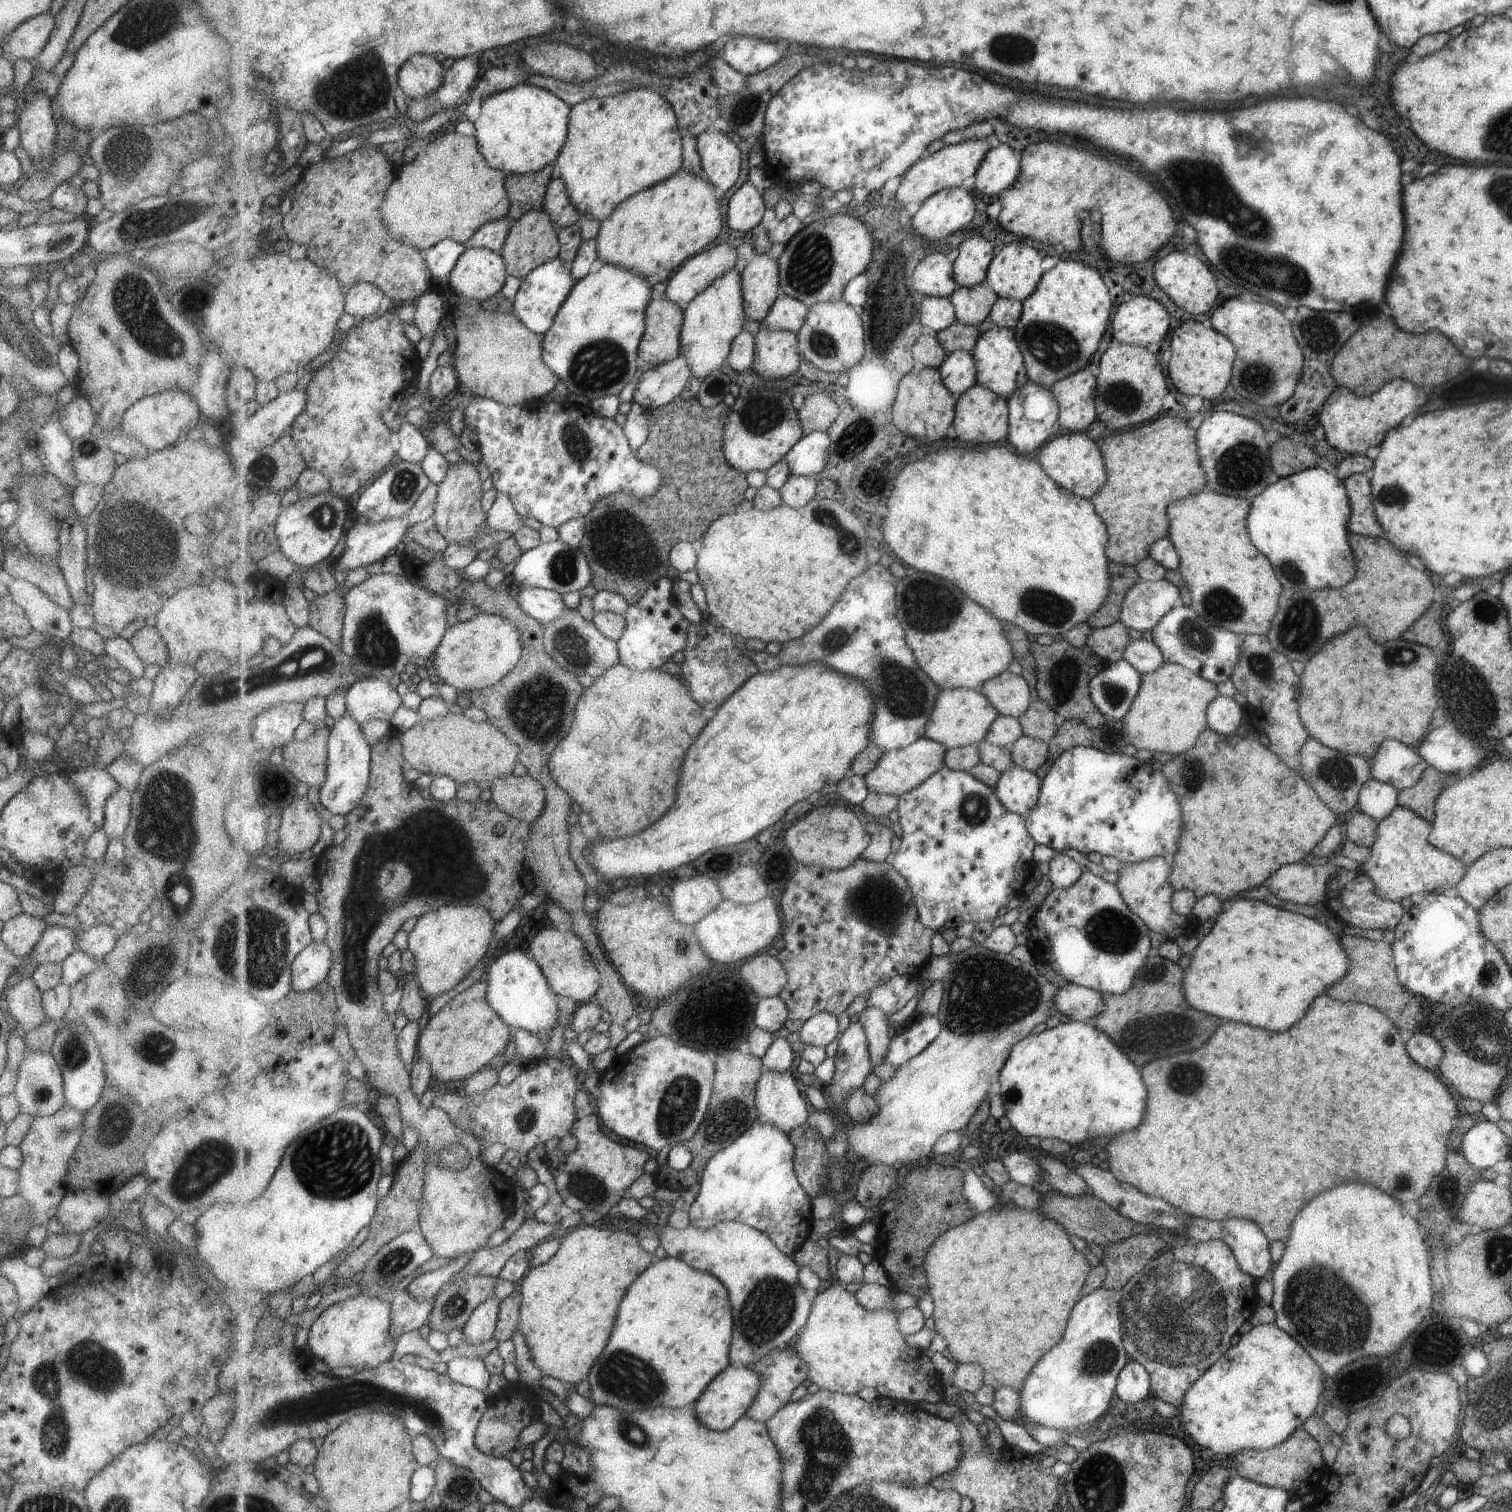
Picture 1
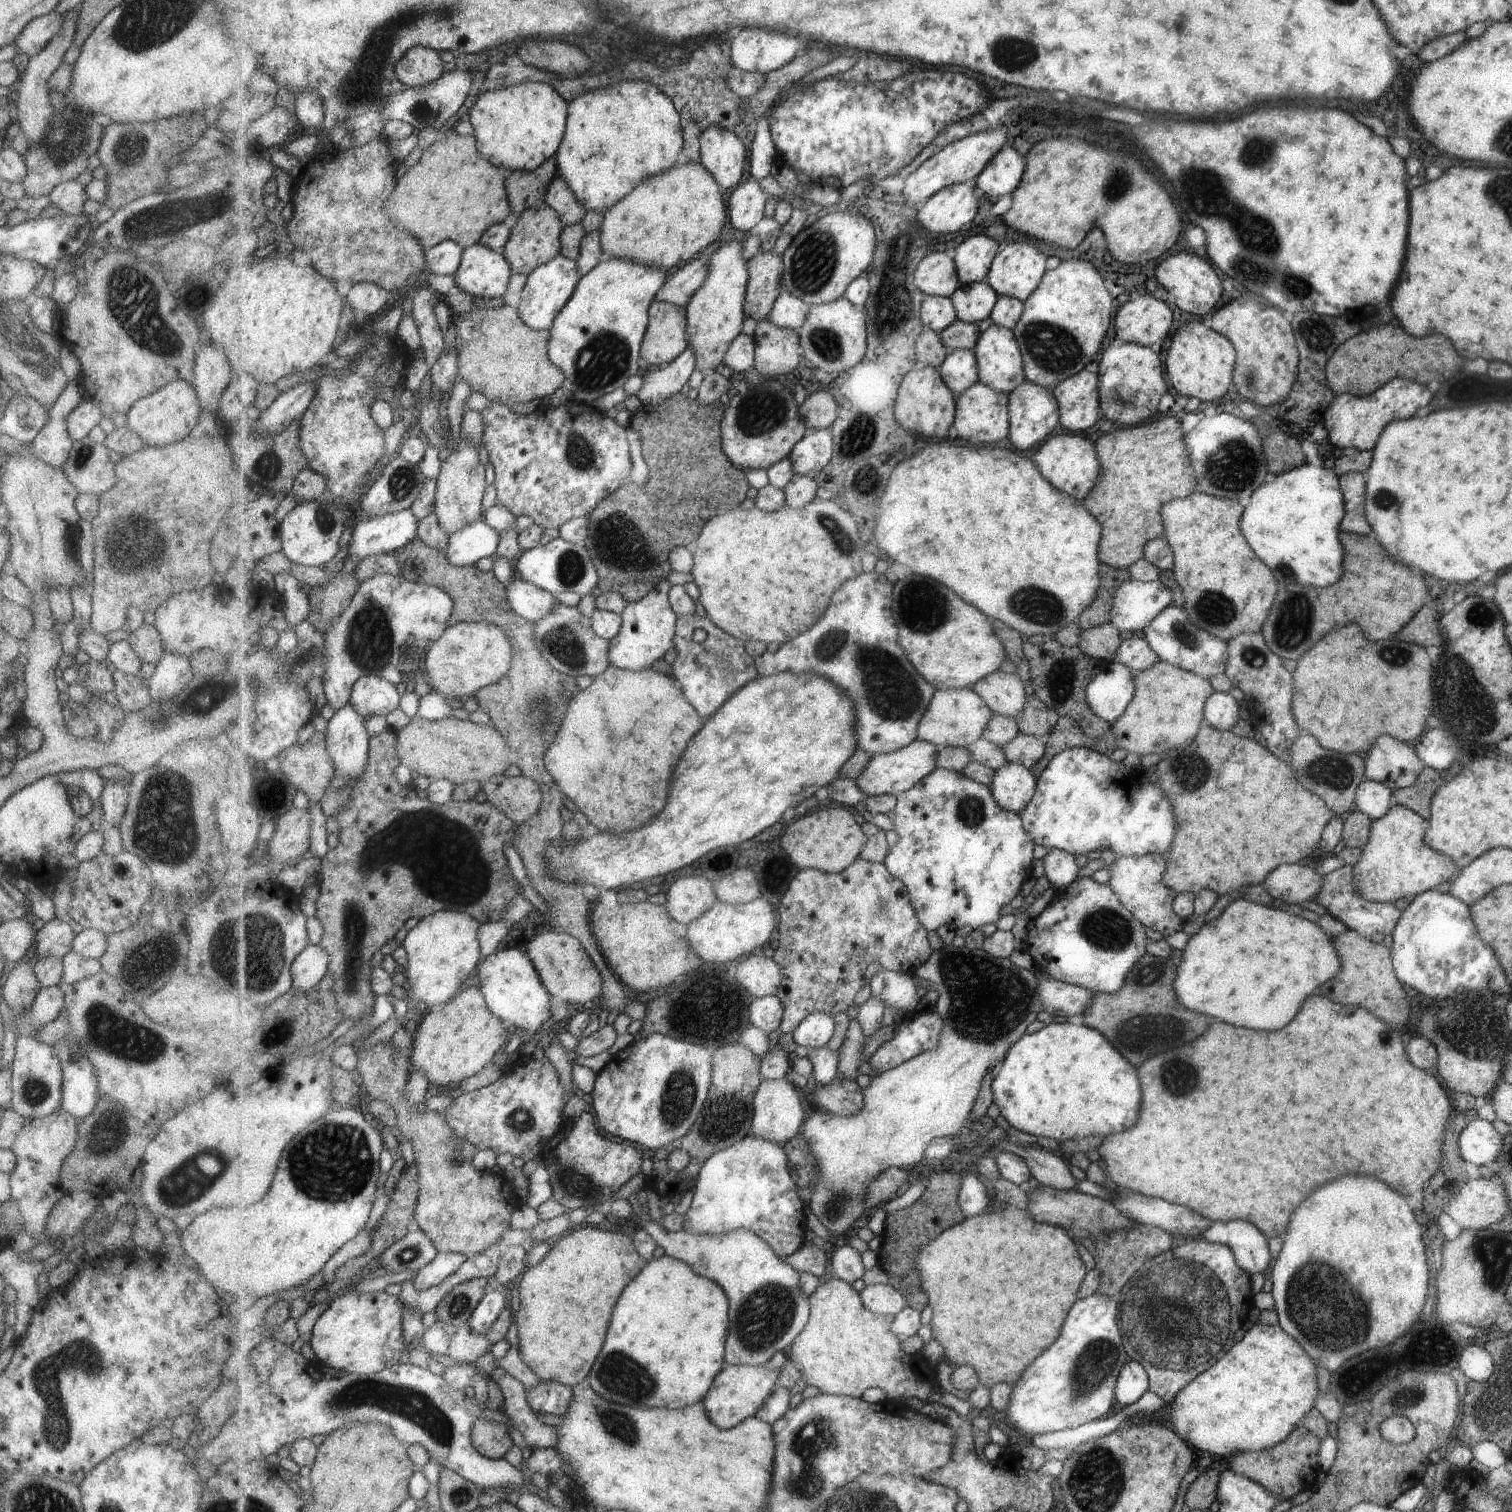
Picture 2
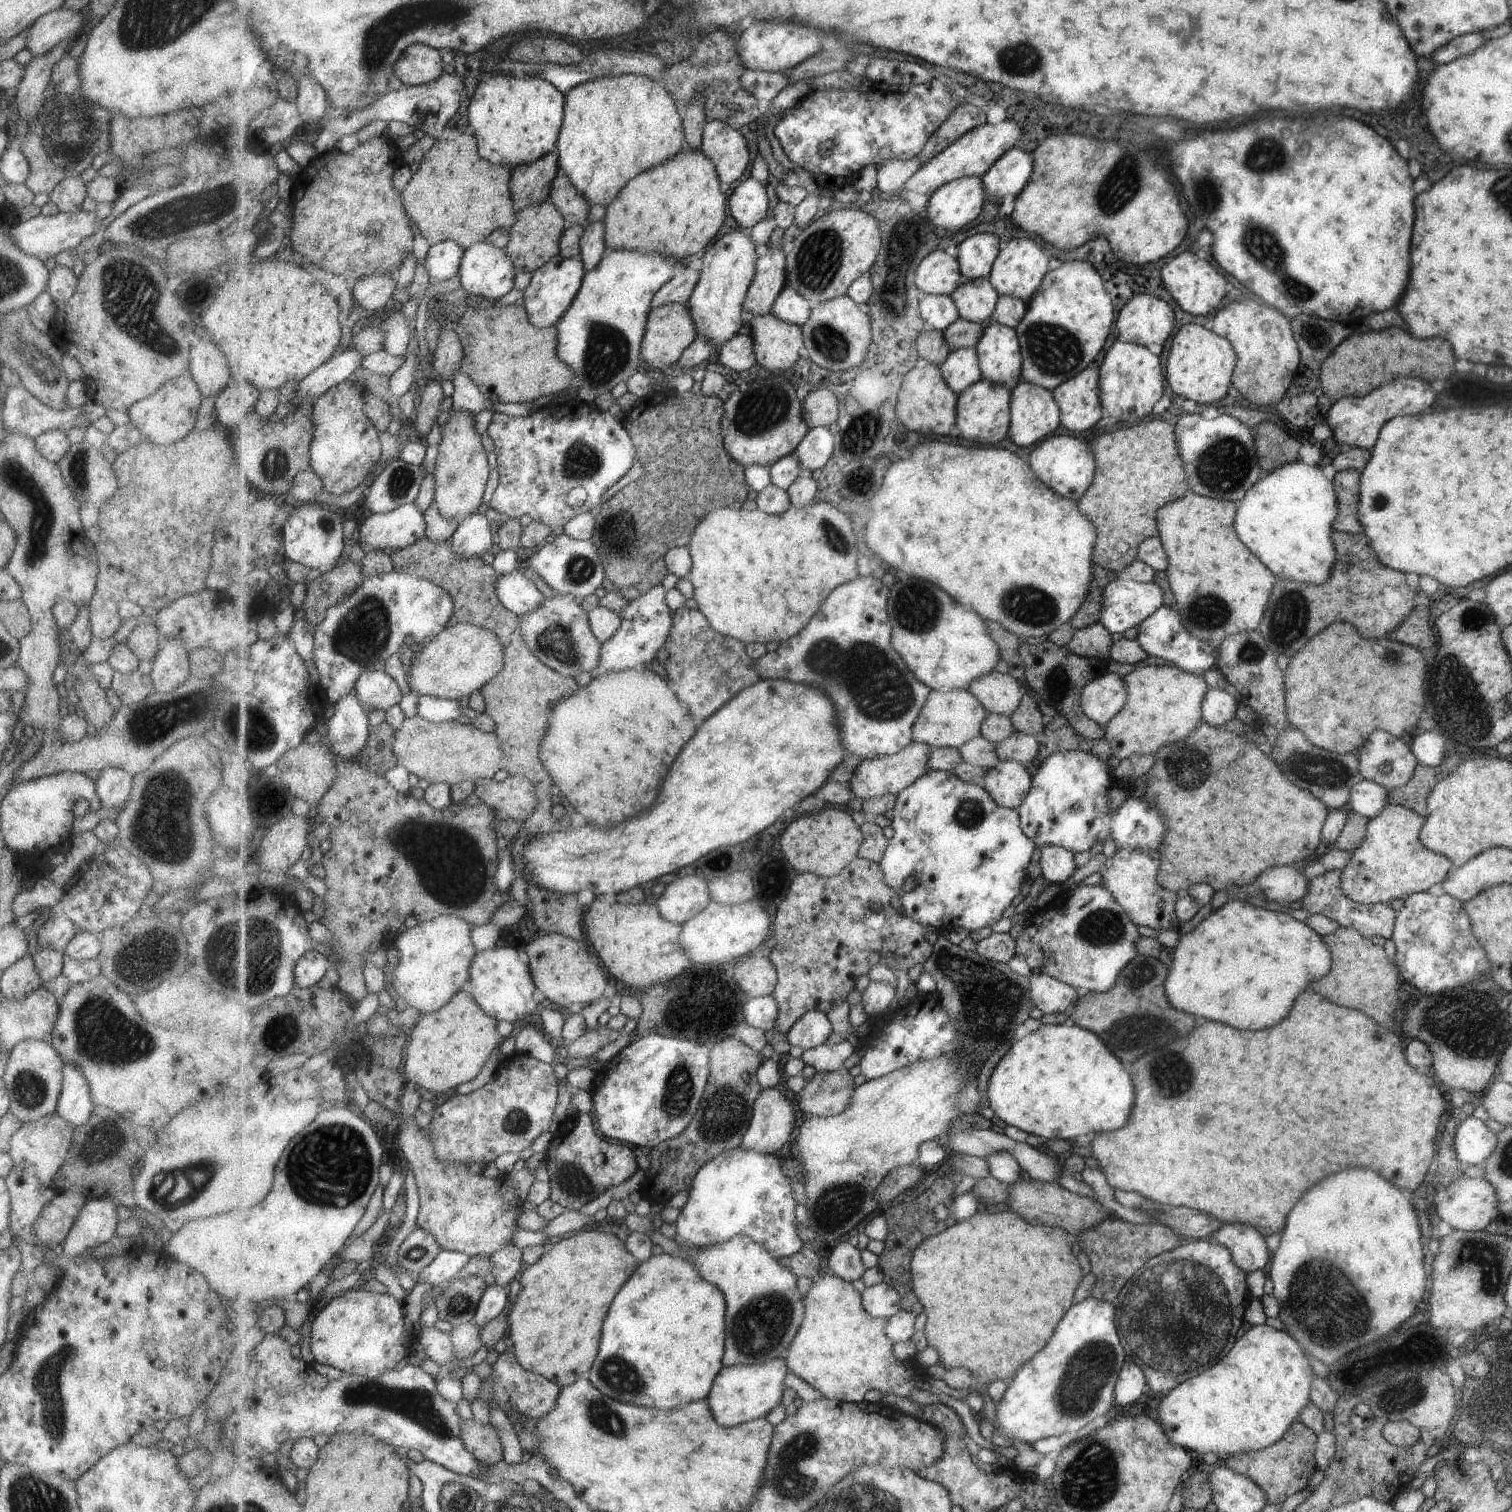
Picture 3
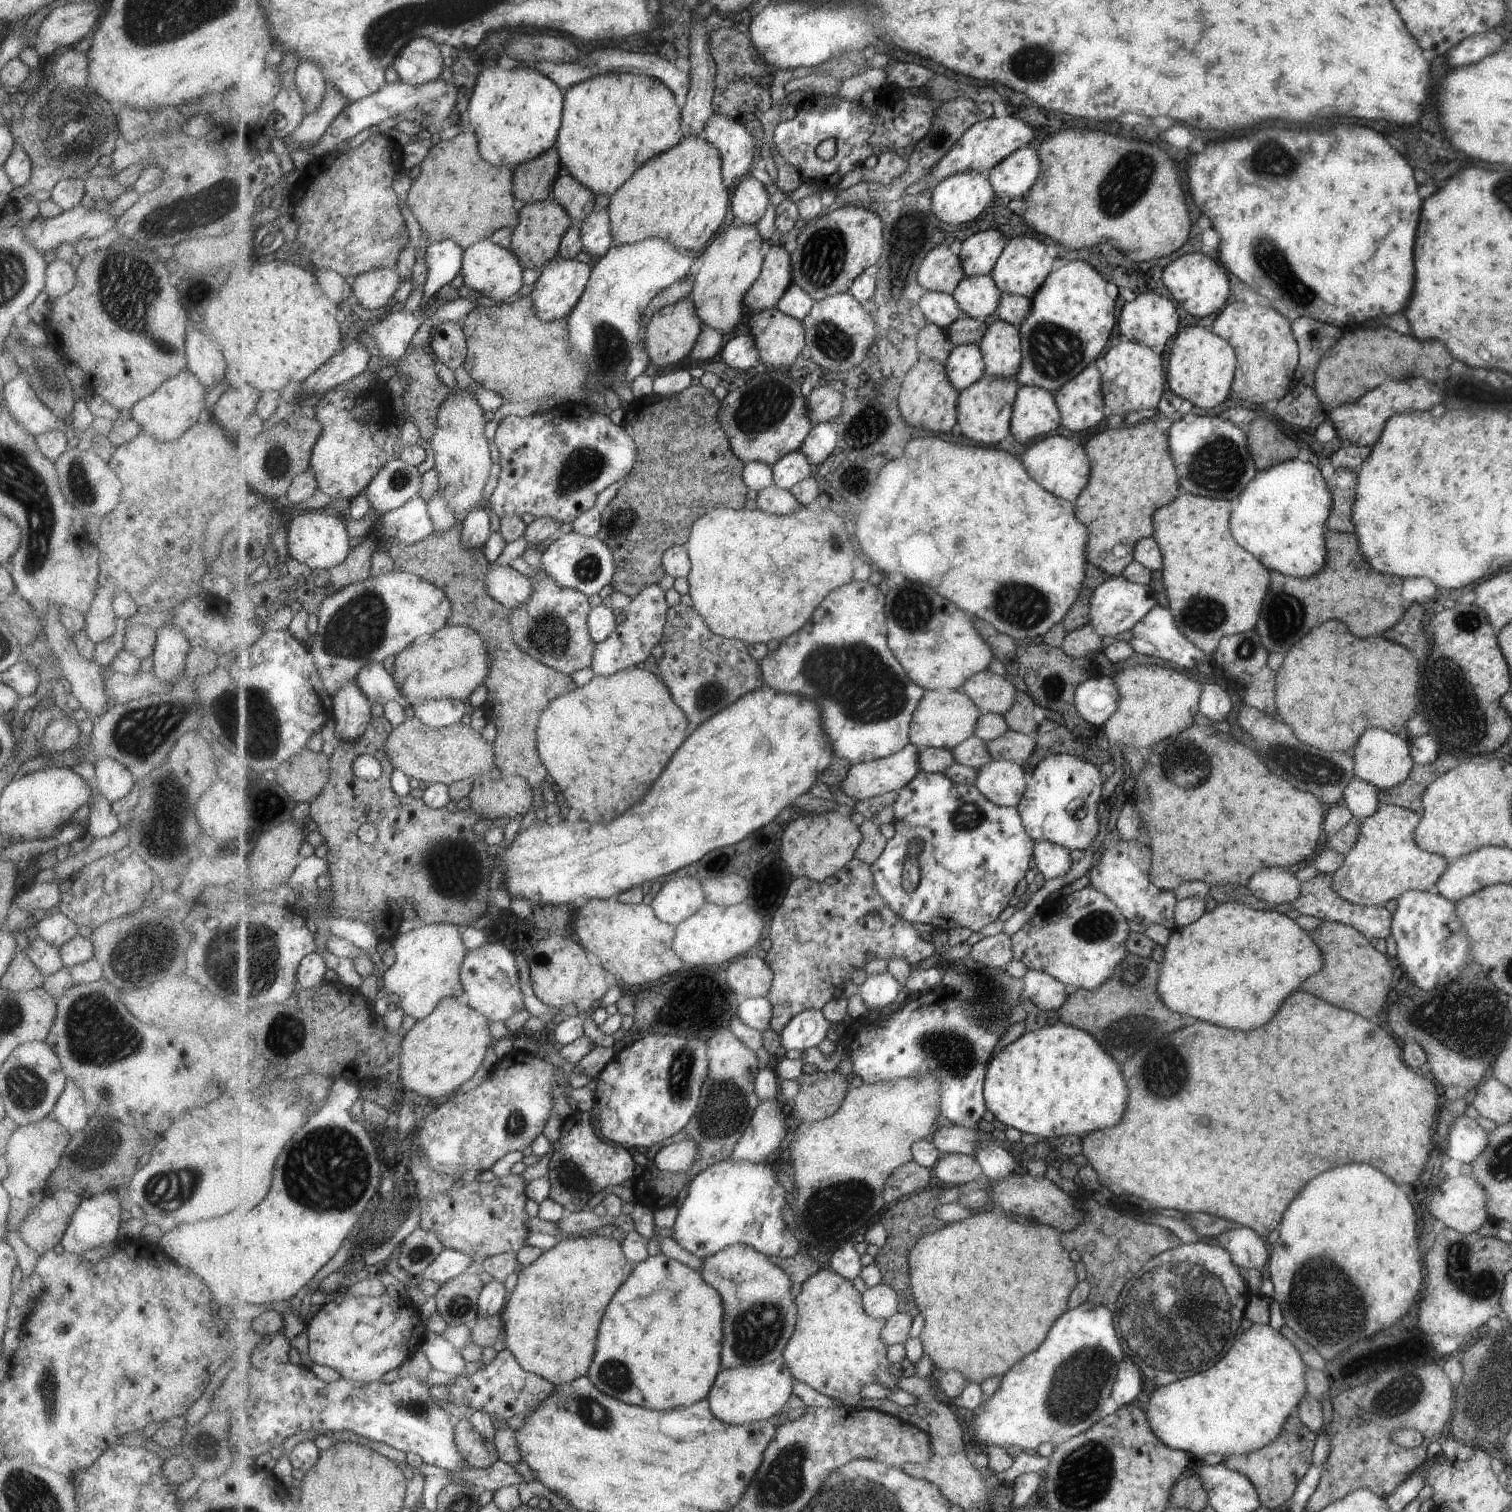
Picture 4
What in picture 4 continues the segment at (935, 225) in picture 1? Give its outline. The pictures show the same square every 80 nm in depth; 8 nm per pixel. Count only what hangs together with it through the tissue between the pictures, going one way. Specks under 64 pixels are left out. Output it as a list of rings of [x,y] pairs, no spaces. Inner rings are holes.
[[[967,170],[946,178],[933,189],[932,209],[936,220],[949,224],[972,222],[995,199],[989,172]]]

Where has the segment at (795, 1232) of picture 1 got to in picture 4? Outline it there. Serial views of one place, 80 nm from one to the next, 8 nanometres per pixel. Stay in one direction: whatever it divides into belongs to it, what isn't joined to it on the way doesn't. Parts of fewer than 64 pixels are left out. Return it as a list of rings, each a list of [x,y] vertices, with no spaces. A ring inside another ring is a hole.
[[[729,1157],[708,1166],[692,1180],[688,1195],[678,1209],[673,1226],[673,1238],[681,1248],[688,1250],[702,1261],[737,1243],[752,1246],[770,1258],[786,1259],[795,1256],[801,1244],[783,1220],[783,1206],[785,1206],[785,1188],[777,1180],[777,1172],[771,1165],[765,1161],[740,1161]]]

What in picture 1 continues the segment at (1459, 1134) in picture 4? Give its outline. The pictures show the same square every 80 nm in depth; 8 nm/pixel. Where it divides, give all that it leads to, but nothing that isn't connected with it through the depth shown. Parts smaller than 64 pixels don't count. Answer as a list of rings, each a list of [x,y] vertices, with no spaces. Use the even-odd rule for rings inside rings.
[[[1490,1121],[1474,1124],[1462,1136],[1465,1160],[1478,1169],[1491,1168],[1495,1162],[1507,1159],[1509,1148],[1509,1140]]]

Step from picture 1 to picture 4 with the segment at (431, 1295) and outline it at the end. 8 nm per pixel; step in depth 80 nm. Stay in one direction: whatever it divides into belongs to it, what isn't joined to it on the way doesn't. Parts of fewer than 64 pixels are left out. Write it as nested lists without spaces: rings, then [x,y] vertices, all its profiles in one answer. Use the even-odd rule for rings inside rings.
[[[445,1248],[423,1272],[425,1279],[433,1280],[441,1286],[448,1280],[454,1279],[471,1266],[471,1262],[476,1259],[469,1254]]]

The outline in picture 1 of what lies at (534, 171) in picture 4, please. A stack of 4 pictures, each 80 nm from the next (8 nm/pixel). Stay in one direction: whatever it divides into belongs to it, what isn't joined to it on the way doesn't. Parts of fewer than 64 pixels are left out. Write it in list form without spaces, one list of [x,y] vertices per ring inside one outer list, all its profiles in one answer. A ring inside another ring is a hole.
[[[553,163],[536,173],[522,175],[510,173],[506,178],[511,208],[507,218],[511,221],[519,220],[530,210],[544,208],[546,192],[553,172]]]

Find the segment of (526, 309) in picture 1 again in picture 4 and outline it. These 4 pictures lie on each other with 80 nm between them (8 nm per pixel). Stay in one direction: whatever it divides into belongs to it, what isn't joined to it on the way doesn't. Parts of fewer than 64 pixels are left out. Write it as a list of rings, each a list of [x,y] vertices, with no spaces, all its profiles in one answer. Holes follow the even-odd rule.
[[[557,257],[544,266],[543,274],[534,284],[534,289],[529,296],[535,304],[537,316],[543,322],[555,322],[567,318],[575,308],[581,296],[585,294],[589,279],[592,277],[592,268],[589,264],[578,262],[577,260],[565,260],[563,257]]]

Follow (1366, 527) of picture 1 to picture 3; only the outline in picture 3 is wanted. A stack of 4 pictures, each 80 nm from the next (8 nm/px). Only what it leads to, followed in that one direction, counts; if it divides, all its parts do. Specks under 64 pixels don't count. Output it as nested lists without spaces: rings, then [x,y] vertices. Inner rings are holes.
[[[1349,469],[1333,475],[1334,490],[1338,498],[1338,514],[1333,522],[1333,531],[1359,534],[1364,528],[1358,522],[1360,472]]]

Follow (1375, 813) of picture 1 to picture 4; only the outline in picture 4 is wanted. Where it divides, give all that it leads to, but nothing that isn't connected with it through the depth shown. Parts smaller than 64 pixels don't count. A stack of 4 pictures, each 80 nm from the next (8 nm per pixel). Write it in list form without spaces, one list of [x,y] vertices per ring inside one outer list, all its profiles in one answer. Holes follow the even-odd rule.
[[[1353,777],[1353,780],[1345,785],[1341,802],[1353,817],[1360,820],[1372,815],[1379,808],[1377,789],[1357,777]]]

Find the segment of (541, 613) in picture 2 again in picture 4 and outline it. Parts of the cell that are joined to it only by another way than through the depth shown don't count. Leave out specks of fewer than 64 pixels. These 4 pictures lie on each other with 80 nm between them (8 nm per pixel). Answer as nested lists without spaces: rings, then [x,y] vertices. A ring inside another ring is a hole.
[[[495,561],[485,576],[489,594],[508,609],[527,604],[535,592],[533,580],[505,564]]]

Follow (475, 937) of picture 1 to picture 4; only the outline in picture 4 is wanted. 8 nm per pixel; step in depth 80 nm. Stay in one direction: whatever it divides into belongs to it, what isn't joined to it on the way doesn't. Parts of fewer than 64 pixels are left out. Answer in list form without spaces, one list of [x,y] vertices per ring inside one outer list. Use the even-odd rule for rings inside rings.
[[[453,923],[421,924],[394,940],[395,962],[385,971],[381,994],[389,993],[404,1014],[423,1020],[449,997],[463,999],[462,964],[469,952],[462,937],[463,928]]]

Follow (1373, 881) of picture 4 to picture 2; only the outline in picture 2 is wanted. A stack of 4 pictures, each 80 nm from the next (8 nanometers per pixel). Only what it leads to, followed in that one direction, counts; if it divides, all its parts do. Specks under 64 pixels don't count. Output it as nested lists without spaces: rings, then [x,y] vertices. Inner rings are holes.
[[[1391,805],[1381,818],[1373,819],[1359,860],[1352,865],[1354,893],[1371,902],[1394,903],[1399,898],[1418,895],[1443,882],[1451,882],[1460,873],[1461,868],[1453,862],[1452,858],[1424,844],[1424,832],[1428,826],[1428,819],[1421,818],[1420,815],[1401,805]]]

